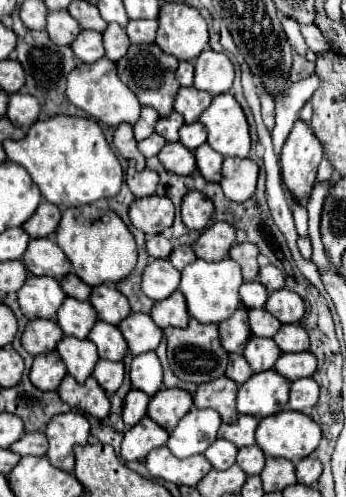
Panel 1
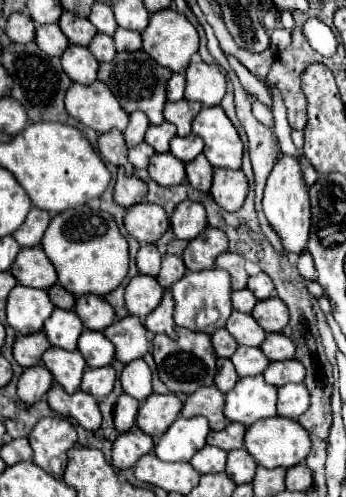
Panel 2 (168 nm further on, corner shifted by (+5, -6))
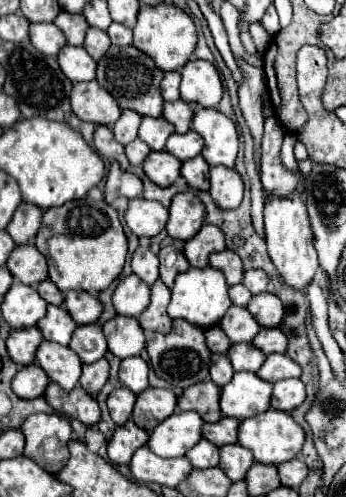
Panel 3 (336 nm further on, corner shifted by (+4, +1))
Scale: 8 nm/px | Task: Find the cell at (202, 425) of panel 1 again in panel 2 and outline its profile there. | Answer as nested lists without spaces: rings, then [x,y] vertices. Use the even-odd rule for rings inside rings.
[[[179,416],[155,444],[157,458],[191,458],[205,446],[209,424],[203,416]]]

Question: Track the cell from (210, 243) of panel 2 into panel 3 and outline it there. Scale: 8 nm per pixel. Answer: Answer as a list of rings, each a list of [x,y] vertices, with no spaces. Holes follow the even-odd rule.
[[[204,223],[202,229],[192,239],[186,241],[184,255],[192,267],[206,267],[208,255],[214,251],[222,251],[222,249],[226,249],[224,233],[218,227]]]

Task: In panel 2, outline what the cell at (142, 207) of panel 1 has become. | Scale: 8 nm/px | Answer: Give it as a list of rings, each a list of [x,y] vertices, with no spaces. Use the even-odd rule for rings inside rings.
[[[141,202],[127,210],[123,224],[139,244],[153,244],[167,232],[169,218],[161,206]]]

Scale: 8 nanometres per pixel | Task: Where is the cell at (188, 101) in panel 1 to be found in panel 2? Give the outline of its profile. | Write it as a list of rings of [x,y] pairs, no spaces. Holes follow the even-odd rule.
[[[177,100],[165,104],[165,120],[177,126],[177,136],[191,134],[191,122],[203,106],[189,100]]]

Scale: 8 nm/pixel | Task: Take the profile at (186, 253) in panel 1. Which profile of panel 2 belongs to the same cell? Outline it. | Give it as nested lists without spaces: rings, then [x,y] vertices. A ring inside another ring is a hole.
[[[165,254],[165,256],[163,256],[163,262],[161,262],[161,272],[157,274],[157,282],[167,290],[167,288],[171,288],[185,272],[187,272],[187,268],[185,268],[181,256]]]

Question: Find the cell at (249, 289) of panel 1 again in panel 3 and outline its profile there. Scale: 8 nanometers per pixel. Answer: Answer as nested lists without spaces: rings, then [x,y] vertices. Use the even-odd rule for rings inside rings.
[[[238,283],[238,285],[230,287],[230,299],[232,299],[234,305],[242,305],[244,307],[244,305],[248,305],[250,297],[252,297],[252,293],[246,289],[244,283]]]

